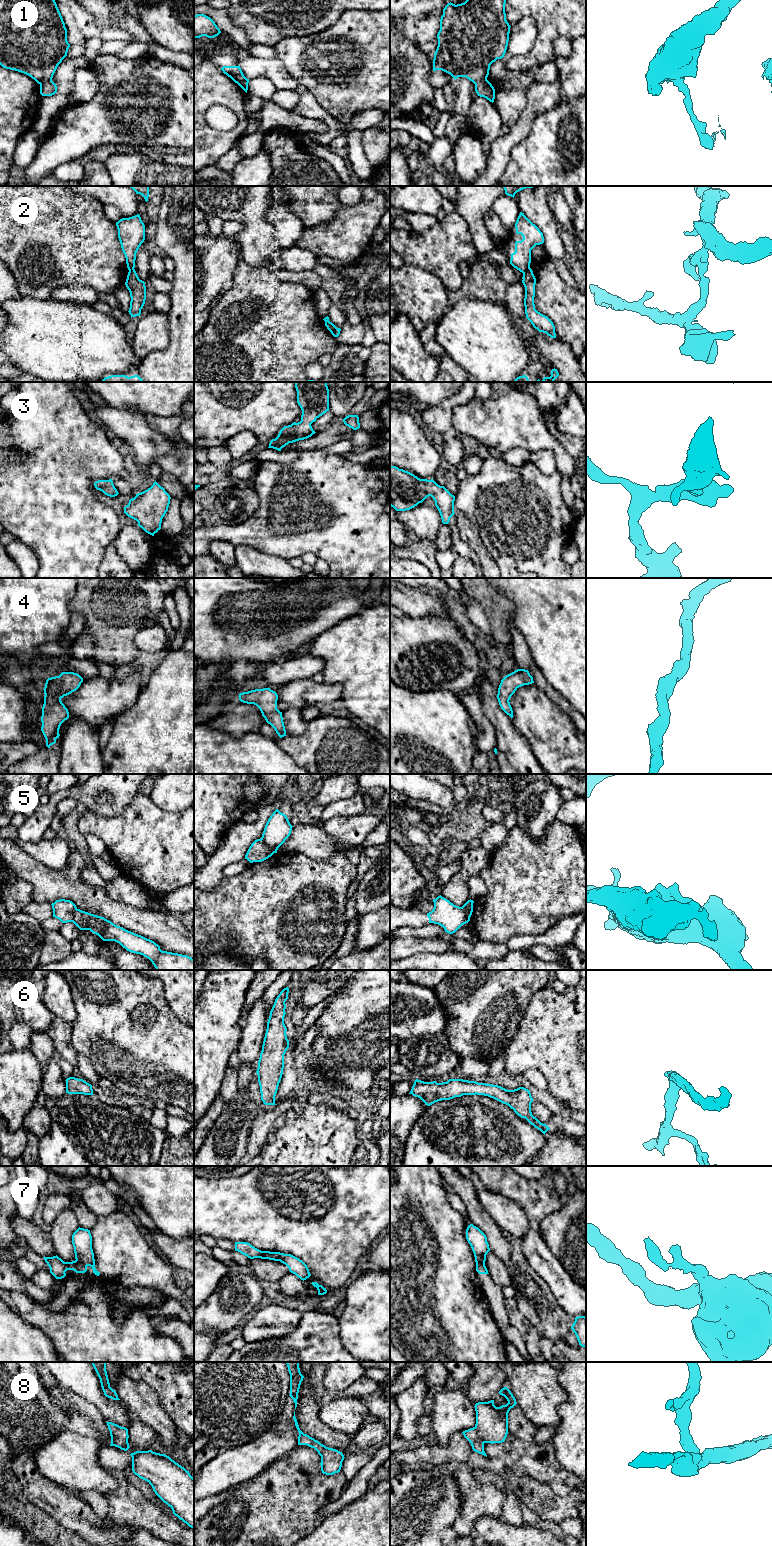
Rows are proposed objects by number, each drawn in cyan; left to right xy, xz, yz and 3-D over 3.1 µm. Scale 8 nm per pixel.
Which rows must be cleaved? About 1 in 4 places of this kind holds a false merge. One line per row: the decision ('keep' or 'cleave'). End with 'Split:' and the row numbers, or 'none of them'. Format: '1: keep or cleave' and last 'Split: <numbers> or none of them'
1: cleave
2: cleave
3: keep
4: keep
5: cleave
6: keep
7: cleave
8: keep
Split: 1, 2, 5, 7

